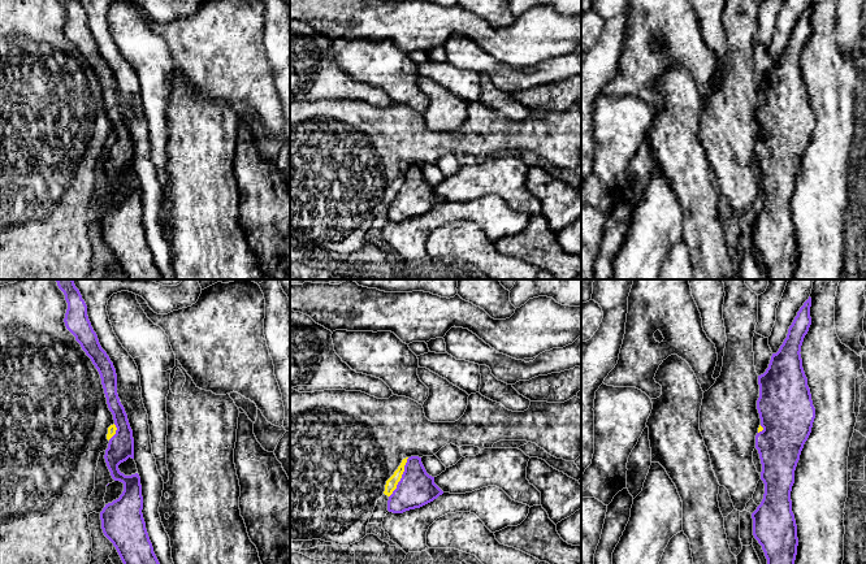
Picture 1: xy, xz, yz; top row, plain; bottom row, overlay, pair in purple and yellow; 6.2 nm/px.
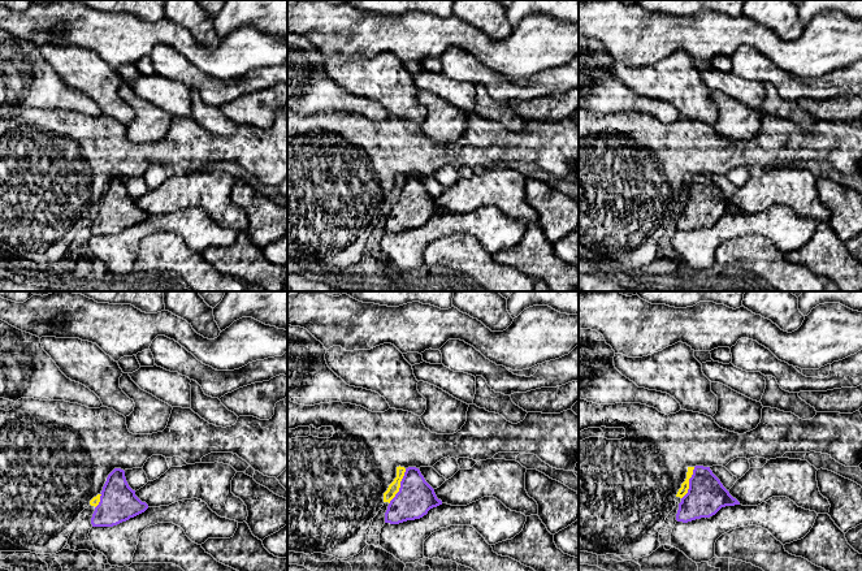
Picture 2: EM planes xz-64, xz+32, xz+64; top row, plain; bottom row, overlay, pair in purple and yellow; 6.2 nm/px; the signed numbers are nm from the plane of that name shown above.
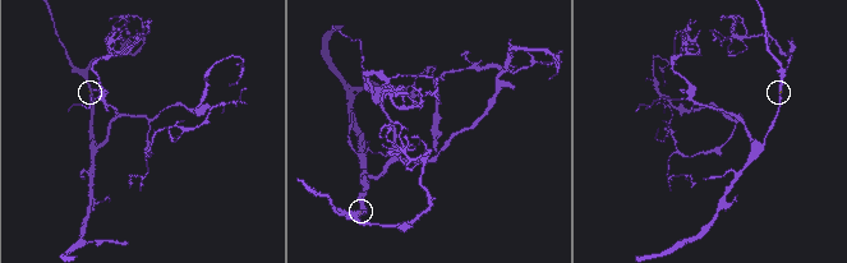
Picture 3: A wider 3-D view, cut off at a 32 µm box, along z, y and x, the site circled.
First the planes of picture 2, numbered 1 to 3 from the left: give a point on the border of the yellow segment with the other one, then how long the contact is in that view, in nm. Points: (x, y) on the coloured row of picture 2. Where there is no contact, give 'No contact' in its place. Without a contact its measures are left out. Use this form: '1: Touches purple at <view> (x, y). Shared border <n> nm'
1: Touches purple at xz-64 (100, 501). Shared border 100 nm
2: Touches purple at xz+32 (401, 487). Shared border 240 nm
3: Touches purple at xz+64 (689, 483). Shared border 220 nm

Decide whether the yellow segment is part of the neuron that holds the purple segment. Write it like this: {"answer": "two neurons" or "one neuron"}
{"answer": "two neurons"}

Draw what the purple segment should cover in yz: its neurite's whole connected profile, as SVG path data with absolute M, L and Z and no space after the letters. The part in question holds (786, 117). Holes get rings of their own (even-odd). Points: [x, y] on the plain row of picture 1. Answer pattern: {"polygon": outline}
{"polygon": "M811 6L804 12L768 77L758 84L757 118L762 140L755 144L765 192L761 213L752 222L753 244L762 255L767 279L794 279L797 234L791 200L801 160L815 127L801 55L811 34Z"}

